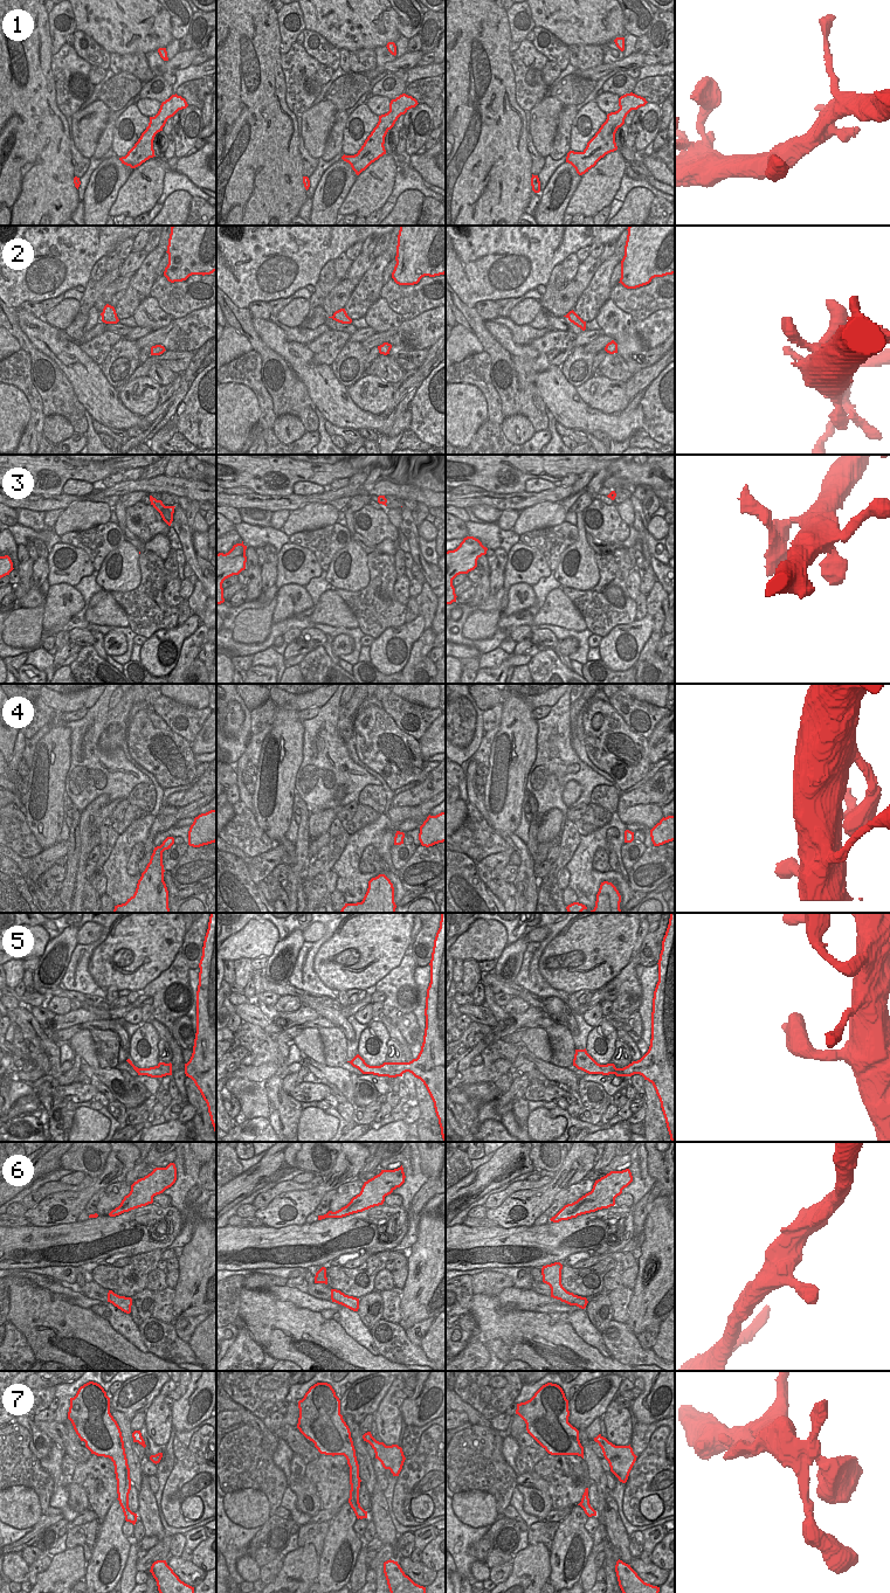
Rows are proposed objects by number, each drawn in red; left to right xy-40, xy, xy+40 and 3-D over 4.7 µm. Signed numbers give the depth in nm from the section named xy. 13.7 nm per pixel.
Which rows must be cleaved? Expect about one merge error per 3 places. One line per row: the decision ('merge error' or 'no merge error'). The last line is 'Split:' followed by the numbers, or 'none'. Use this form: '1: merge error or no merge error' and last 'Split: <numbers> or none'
1: no merge error
2: no merge error
3: merge error
4: no merge error
5: no merge error
6: no merge error
7: no merge error
Split: 3

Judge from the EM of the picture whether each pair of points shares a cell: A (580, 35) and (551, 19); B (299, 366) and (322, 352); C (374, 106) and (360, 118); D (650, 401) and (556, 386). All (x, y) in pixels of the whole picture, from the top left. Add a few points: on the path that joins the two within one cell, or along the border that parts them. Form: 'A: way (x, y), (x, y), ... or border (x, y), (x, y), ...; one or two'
A: way (573, 28), (564, 19), (558, 19); one
B: border (305, 345), (312, 353), (315, 364), (329, 366); two
C: border (365, 103), (378, 116); two
D: border (639, 403), (642, 410), (642, 429); two

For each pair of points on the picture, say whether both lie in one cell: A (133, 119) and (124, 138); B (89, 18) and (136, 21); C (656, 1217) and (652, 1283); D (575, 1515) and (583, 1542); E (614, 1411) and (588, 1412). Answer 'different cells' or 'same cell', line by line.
A: same cell
B: same cell
C: same cell
D: same cell
E: different cells

